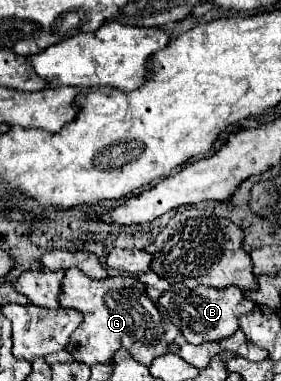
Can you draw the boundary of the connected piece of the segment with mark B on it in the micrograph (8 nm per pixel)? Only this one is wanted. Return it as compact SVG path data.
M175 284L171 290L167 290L159 304L171 314L173 322L181 328L185 340L189 344L201 344L207 340L223 340L229 338L239 330L239 318L243 314L249 314L255 304L251 300L245 300L243 292L237 286L227 286L223 290L211 288L211 286L197 286L187 288L185 284Z

